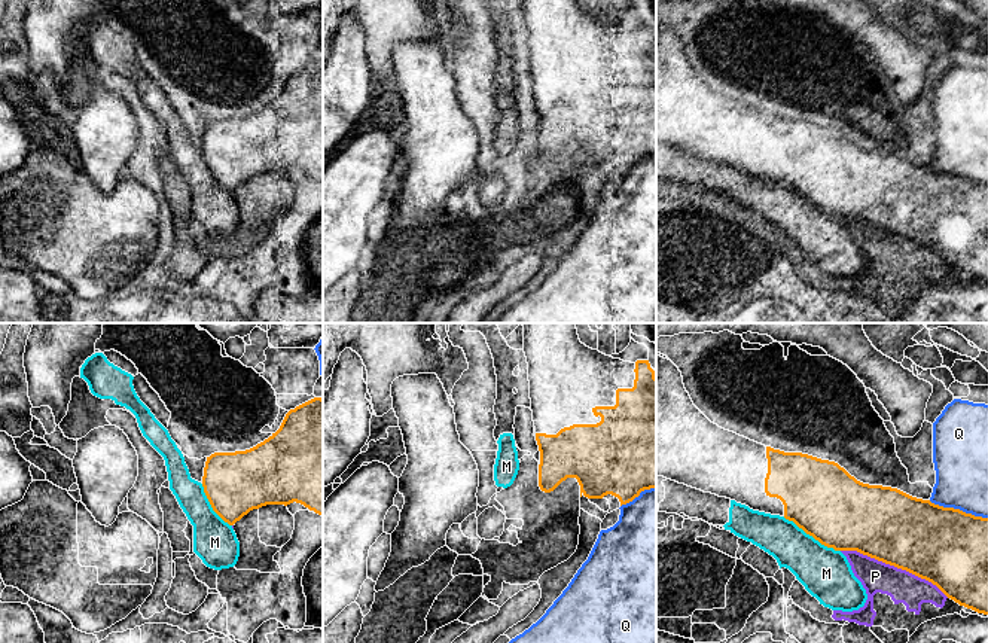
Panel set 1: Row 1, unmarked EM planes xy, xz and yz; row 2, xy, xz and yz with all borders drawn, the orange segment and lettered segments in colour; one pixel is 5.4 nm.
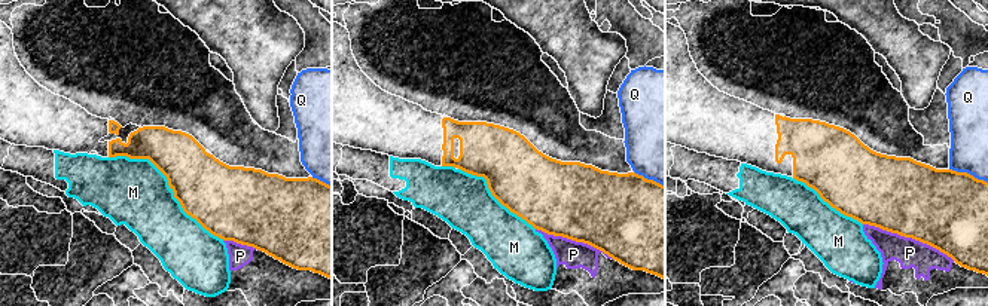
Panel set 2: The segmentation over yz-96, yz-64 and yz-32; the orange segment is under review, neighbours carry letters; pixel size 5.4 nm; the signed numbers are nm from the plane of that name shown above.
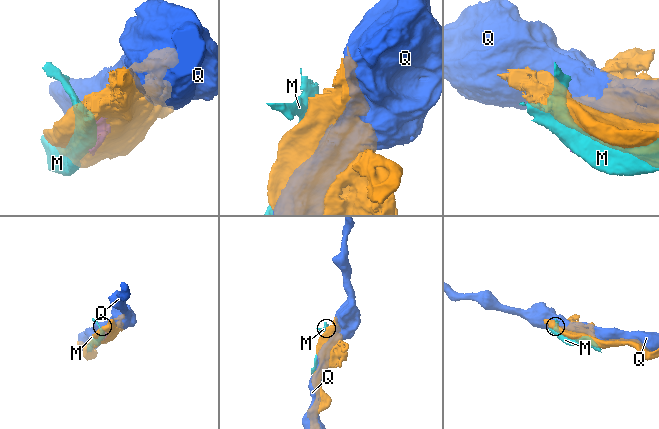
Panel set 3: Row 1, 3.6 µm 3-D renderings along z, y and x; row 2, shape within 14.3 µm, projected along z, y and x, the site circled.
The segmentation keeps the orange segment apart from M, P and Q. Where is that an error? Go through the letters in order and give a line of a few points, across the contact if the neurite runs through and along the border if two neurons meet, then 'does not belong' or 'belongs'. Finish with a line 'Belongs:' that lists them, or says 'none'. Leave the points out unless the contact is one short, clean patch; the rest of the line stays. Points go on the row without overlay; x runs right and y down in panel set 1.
M: does not belong
P: does not belong
Q: does not belong
Belongs: none

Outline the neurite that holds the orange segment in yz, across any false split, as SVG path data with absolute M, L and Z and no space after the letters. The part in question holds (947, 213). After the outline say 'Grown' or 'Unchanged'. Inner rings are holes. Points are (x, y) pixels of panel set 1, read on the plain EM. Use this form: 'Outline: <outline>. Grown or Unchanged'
Outline: M656 22L656 141L753 177L784 183L827 214L857 217L906 237L931 249L960 272L988 281L988 185L943 174L897 155L863 150L835 128L784 119L725 97L693 71L679 34L661 22Z. Grown

